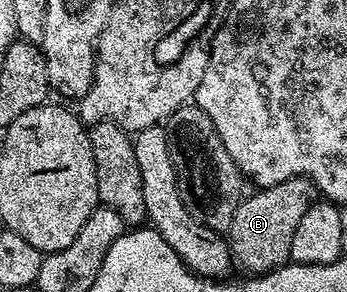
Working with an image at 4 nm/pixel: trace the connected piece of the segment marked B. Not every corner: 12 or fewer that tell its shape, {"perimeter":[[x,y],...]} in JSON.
{"perimeter":[[291,177],[241,200],[226,230],[237,266],[269,273],[317,196]]}

